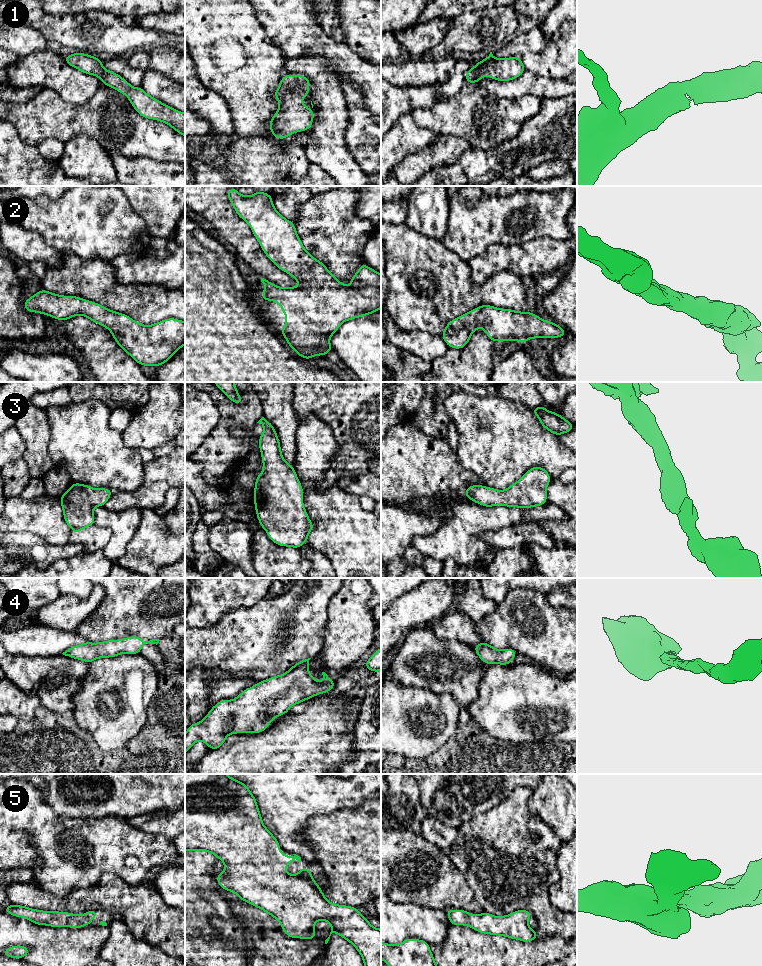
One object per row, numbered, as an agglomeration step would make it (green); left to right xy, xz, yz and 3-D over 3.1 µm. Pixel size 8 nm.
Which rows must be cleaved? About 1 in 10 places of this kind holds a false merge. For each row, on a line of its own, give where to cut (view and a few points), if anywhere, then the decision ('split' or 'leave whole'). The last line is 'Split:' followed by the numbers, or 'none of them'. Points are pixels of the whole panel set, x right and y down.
1: cut none; leave whole
2: cut none; leave whole
3: cut none; leave whole
4: cut none; leave whole
5: cut none; leave whole
Split: none of them

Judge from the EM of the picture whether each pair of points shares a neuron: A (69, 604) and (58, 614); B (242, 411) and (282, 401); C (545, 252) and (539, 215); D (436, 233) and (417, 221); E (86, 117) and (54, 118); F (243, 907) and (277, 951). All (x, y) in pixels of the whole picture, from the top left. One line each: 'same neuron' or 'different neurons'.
A: same neuron
B: different neurons
C: different neurons
D: same neuron
E: same neuron
F: same neuron

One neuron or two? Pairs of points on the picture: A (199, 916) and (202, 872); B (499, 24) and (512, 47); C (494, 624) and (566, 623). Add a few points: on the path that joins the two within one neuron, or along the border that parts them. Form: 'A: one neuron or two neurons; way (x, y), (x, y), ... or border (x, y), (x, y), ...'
A: one neuron; way (198, 905), (196, 902), (196, 883)
B: two neurons; border (515, 35), (500, 47), (491, 51)
C: one neuron; way (512, 627), (525, 638), (548, 635)

